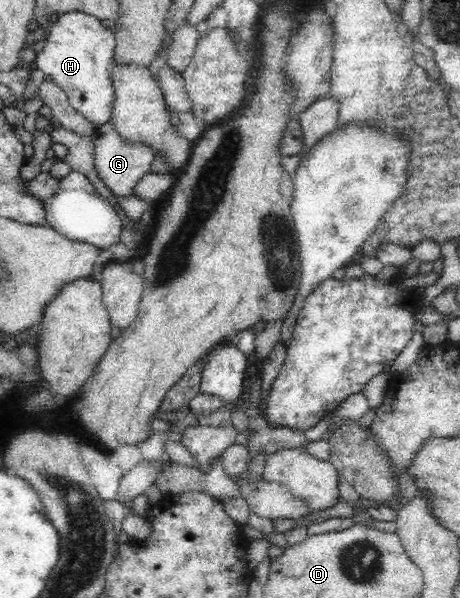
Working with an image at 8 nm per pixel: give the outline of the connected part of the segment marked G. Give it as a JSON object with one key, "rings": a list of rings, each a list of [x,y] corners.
{"rings":[[[112,123],[104,124],[96,132],[94,163],[97,174],[115,195],[124,197],[132,195],[134,186],[150,171],[156,151],[143,143],[136,143],[136,145],[126,143]]]}

